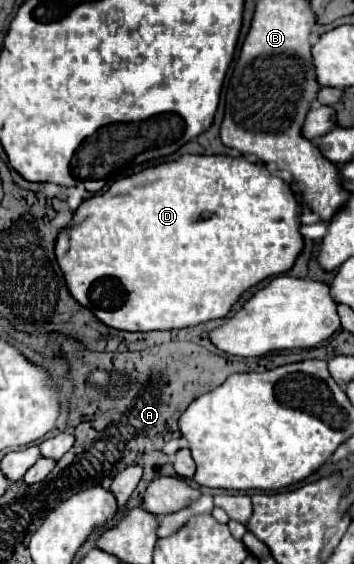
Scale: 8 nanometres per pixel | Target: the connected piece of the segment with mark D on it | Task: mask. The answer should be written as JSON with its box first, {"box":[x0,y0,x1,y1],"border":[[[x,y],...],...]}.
{"box":[56,156,302,332],"border":[[[180,156],[178,160],[164,162],[152,168],[146,168],[138,174],[126,176],[116,180],[106,192],[94,194],[88,200],[84,200],[72,214],[72,220],[68,226],[64,226],[56,240],[56,262],[60,270],[64,272],[64,280],[68,284],[68,290],[72,298],[78,300],[84,308],[88,308],[102,324],[116,328],[116,330],[130,330],[130,332],[148,332],[148,330],[174,330],[174,328],[186,328],[200,322],[224,318],[232,304],[242,296],[244,290],[256,286],[258,282],[284,274],[292,268],[296,256],[302,250],[302,236],[298,232],[300,220],[296,214],[296,200],[286,182],[272,176],[264,166],[252,164],[246,158],[230,158],[230,156]]]}

